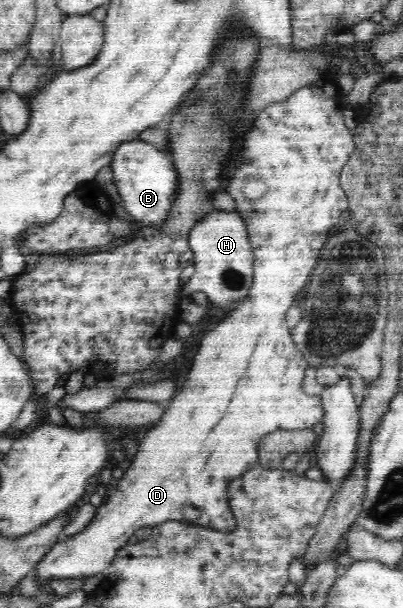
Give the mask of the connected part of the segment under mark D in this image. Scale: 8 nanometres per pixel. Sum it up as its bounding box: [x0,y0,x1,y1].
[36,78,355,590]

